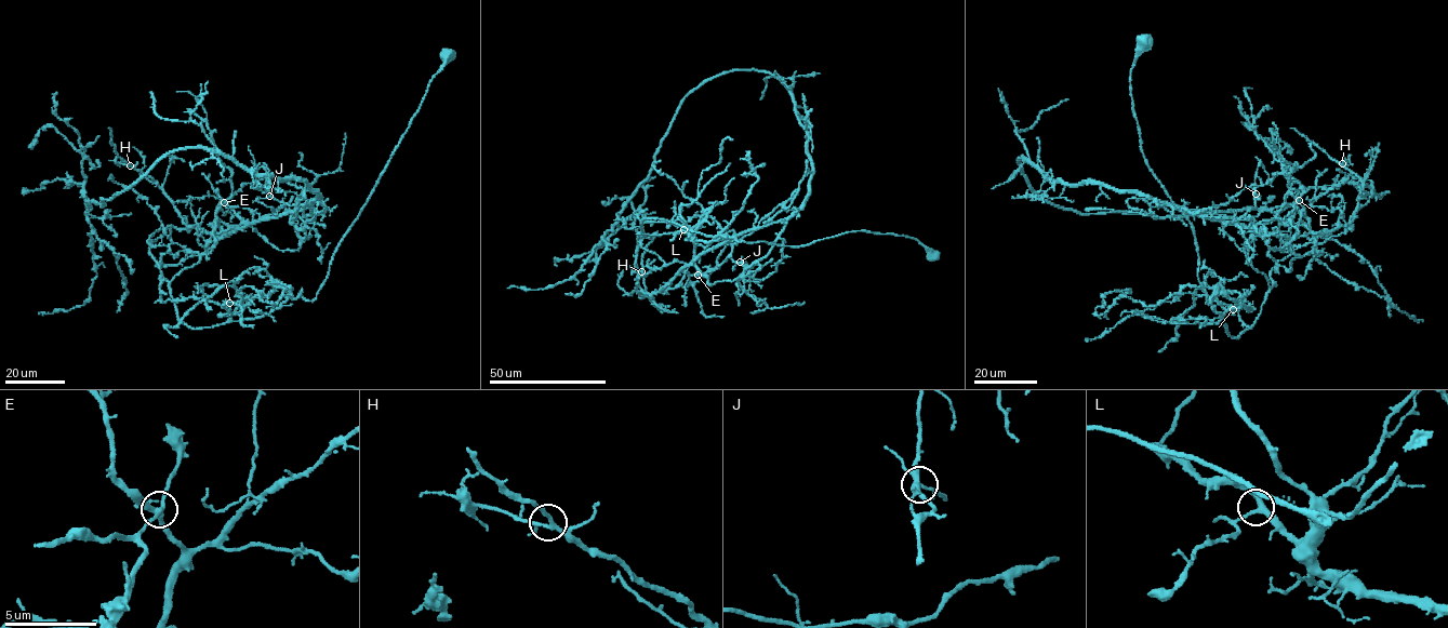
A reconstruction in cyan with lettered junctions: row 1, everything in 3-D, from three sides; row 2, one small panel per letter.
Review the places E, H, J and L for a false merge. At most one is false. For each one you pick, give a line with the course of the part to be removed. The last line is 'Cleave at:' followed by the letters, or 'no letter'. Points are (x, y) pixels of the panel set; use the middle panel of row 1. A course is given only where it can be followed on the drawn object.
E: (698, 275), (693, 235), (650, 235), (641, 219), (787, 246), (849, 231), (891, 234), (914, 238), (935, 258)
Cleave at: E

